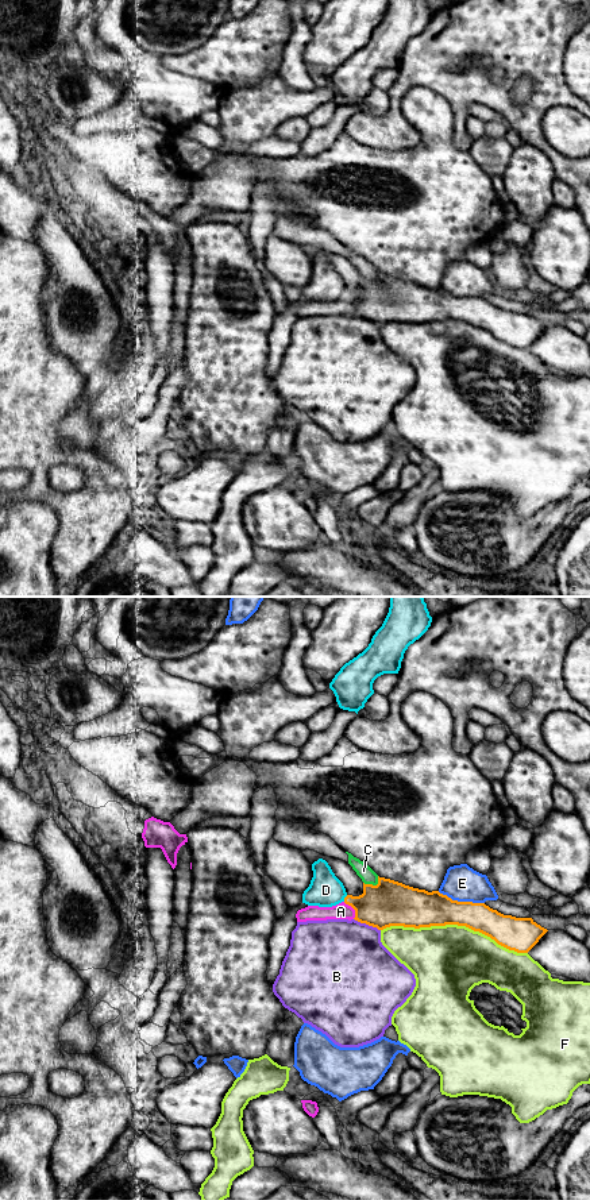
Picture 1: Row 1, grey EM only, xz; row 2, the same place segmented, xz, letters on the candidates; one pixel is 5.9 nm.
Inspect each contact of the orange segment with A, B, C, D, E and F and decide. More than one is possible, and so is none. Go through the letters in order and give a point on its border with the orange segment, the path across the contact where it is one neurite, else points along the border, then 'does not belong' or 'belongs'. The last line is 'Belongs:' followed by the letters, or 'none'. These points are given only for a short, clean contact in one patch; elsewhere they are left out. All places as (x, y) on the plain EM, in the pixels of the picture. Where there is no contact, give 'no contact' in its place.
A: meets orange in xz at (353, 303); border along xz (343, 297), (354, 305), (354, 313); does not belong
B: meets orange in xz at (367, 319); border along xz (354, 313), (380, 325); does not belong
C: meets orange in xz at (371, 280); does not belong
D: meets orange in xz at (344, 293); does not belong
E: meets orange in xz at (461, 297); does not belong
F: meets orange in xz at (454, 319); does not belong
Belongs: none

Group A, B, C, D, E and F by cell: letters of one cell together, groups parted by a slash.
A / B / C / D / E / F

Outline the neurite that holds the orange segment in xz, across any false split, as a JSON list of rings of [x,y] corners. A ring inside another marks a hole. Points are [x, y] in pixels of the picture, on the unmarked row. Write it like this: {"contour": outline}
{"contour": [[[379,271],[377,281],[363,278],[363,289],[347,290],[344,298],[355,305],[355,316],[378,325],[458,320],[517,348],[528,348],[548,327],[532,313],[504,310],[485,298],[452,296],[439,286],[428,288]]]}

